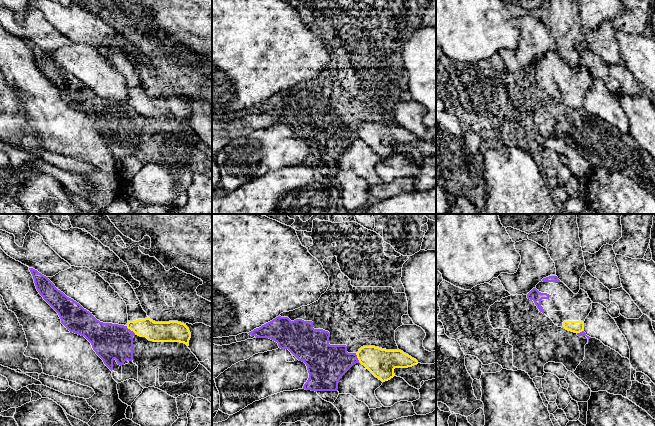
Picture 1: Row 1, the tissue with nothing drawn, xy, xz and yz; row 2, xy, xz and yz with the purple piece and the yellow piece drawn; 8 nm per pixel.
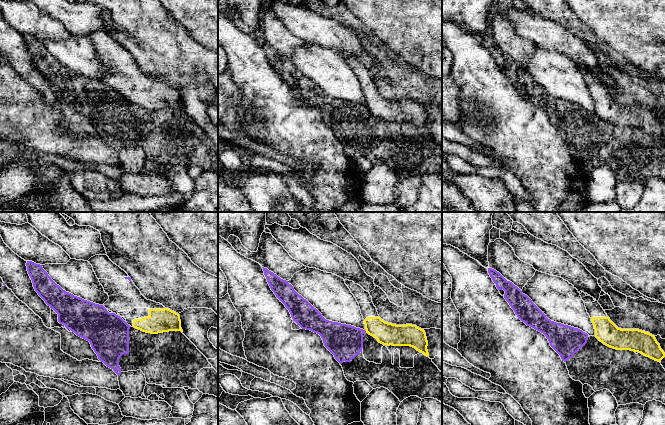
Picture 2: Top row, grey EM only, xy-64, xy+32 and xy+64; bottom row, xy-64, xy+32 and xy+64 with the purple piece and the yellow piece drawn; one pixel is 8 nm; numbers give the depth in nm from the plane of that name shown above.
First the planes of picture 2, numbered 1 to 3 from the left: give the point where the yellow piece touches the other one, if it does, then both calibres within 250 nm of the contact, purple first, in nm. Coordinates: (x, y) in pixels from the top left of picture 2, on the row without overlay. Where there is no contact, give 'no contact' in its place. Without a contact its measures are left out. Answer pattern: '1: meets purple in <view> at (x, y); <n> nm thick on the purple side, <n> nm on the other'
1: no contact
2: no contact
3: no contact

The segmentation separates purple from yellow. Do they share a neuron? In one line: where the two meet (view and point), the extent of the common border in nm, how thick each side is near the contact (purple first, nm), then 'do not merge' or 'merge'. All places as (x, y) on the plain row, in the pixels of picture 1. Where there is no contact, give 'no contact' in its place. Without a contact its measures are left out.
contact xy (130, 106); length 100 nm; calibres 280 and 160 nm; merge

